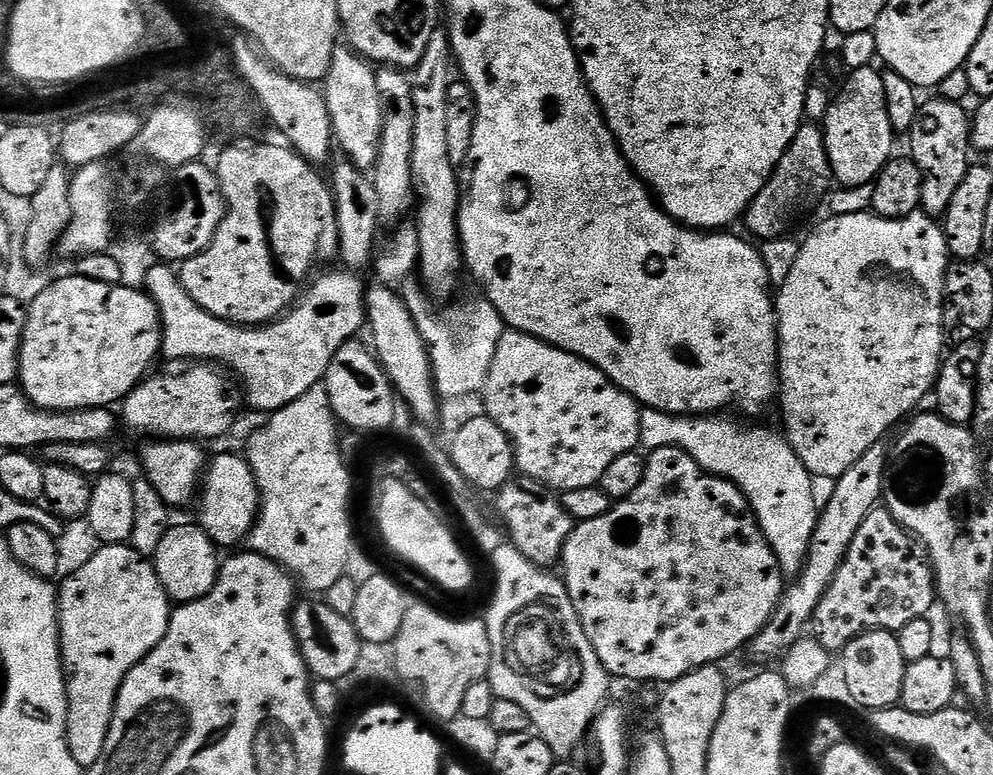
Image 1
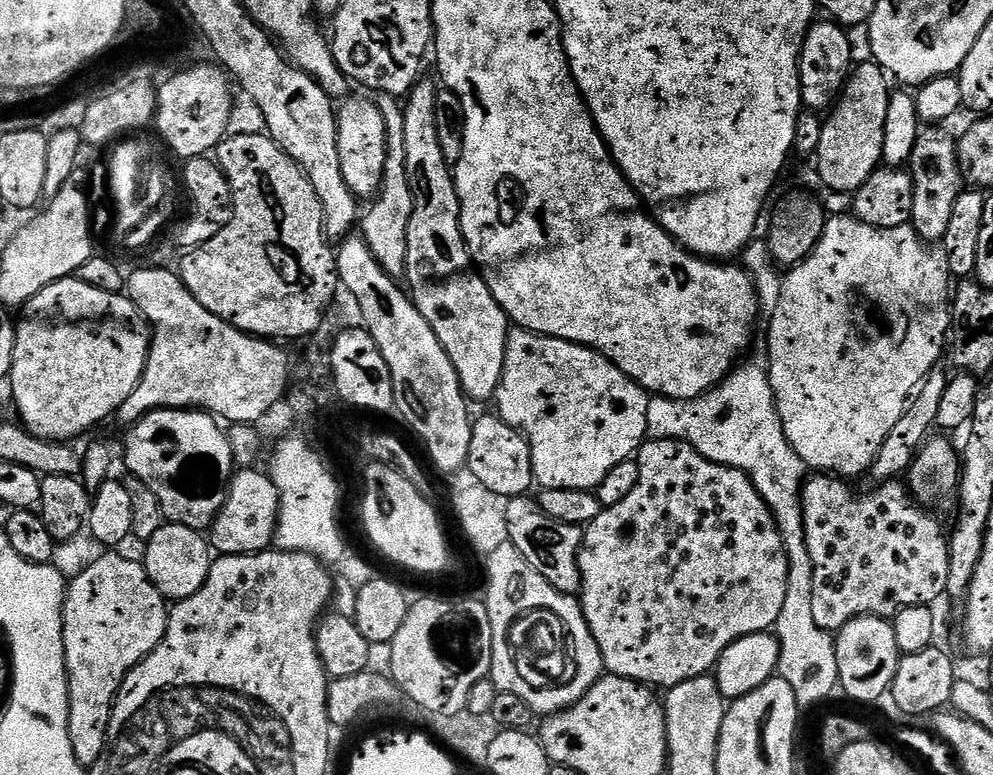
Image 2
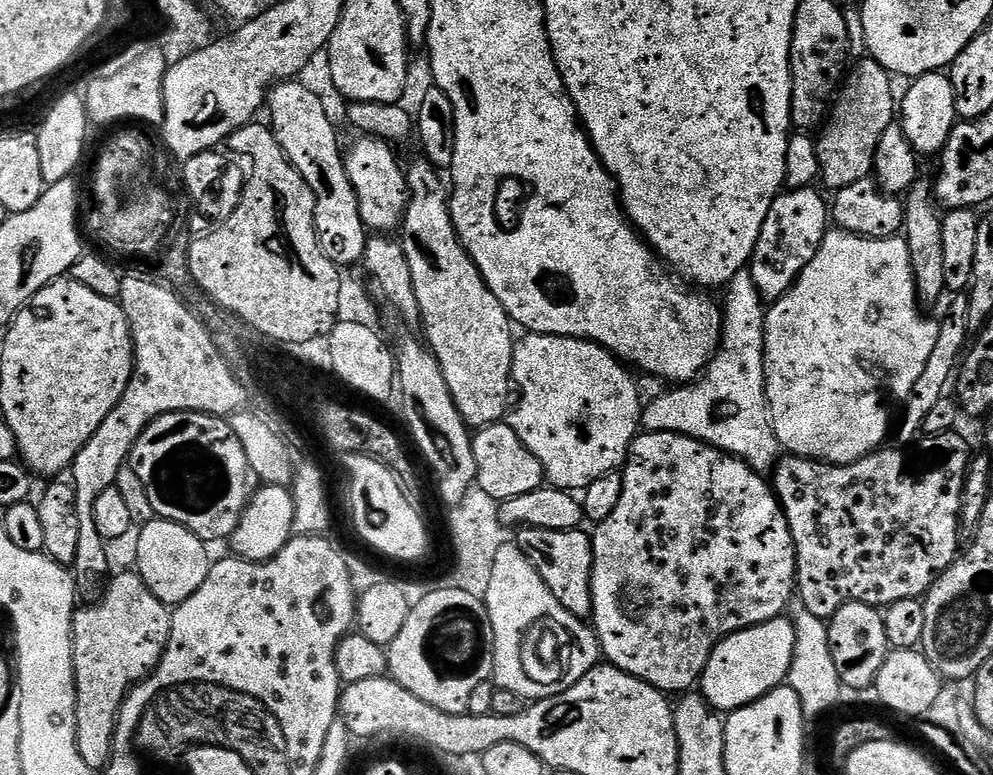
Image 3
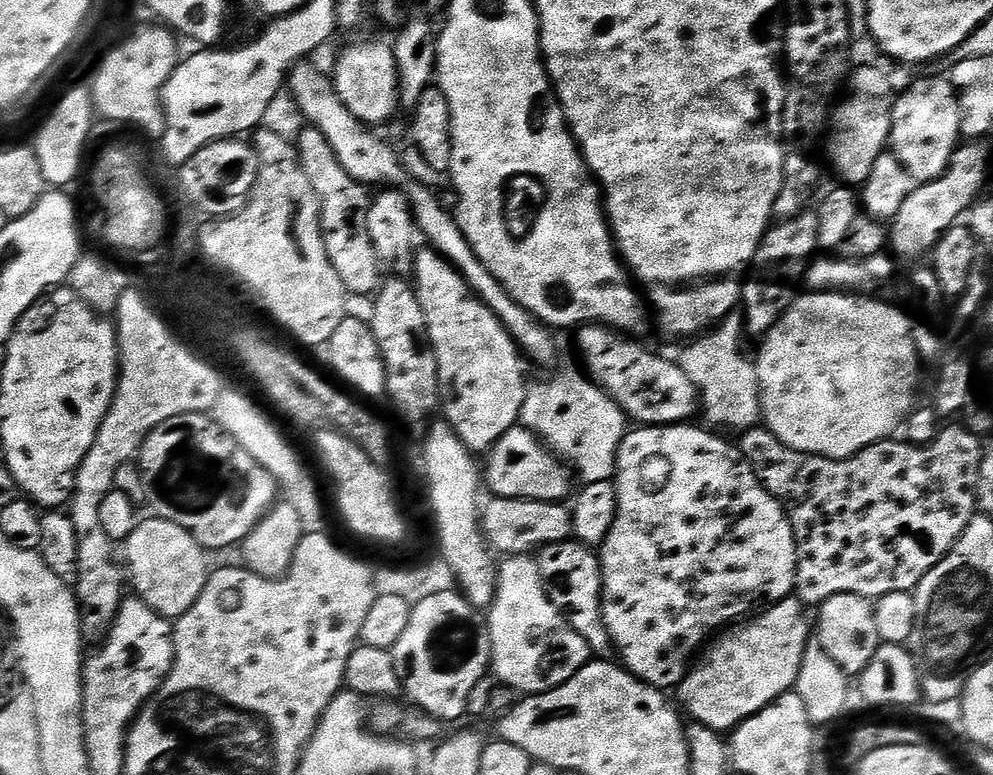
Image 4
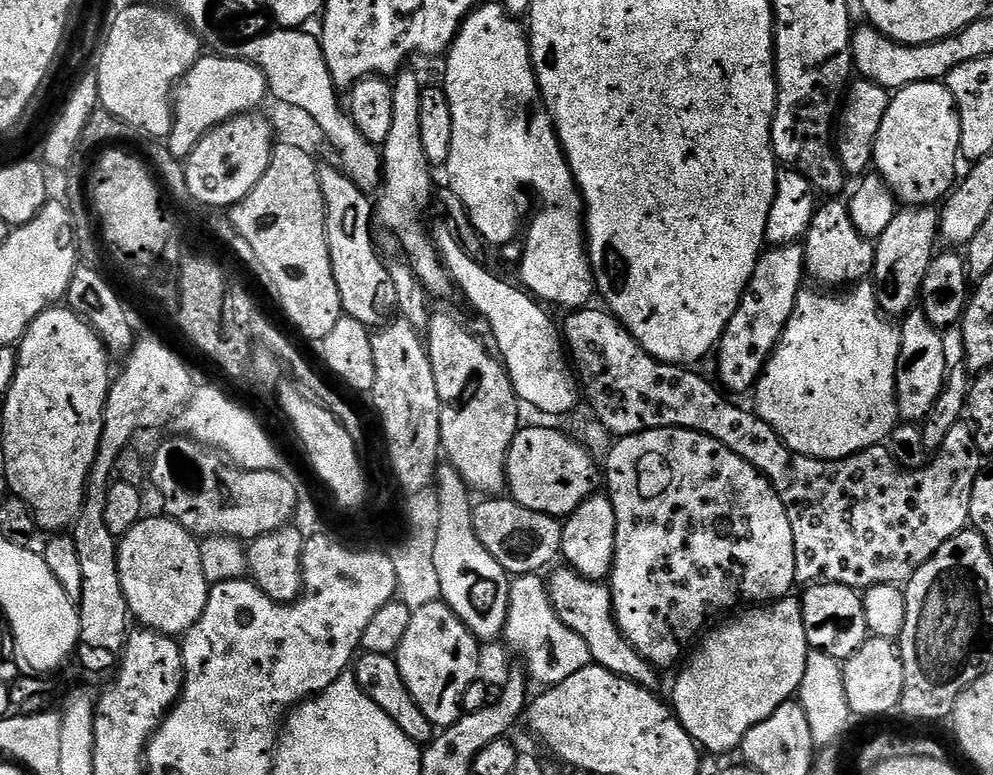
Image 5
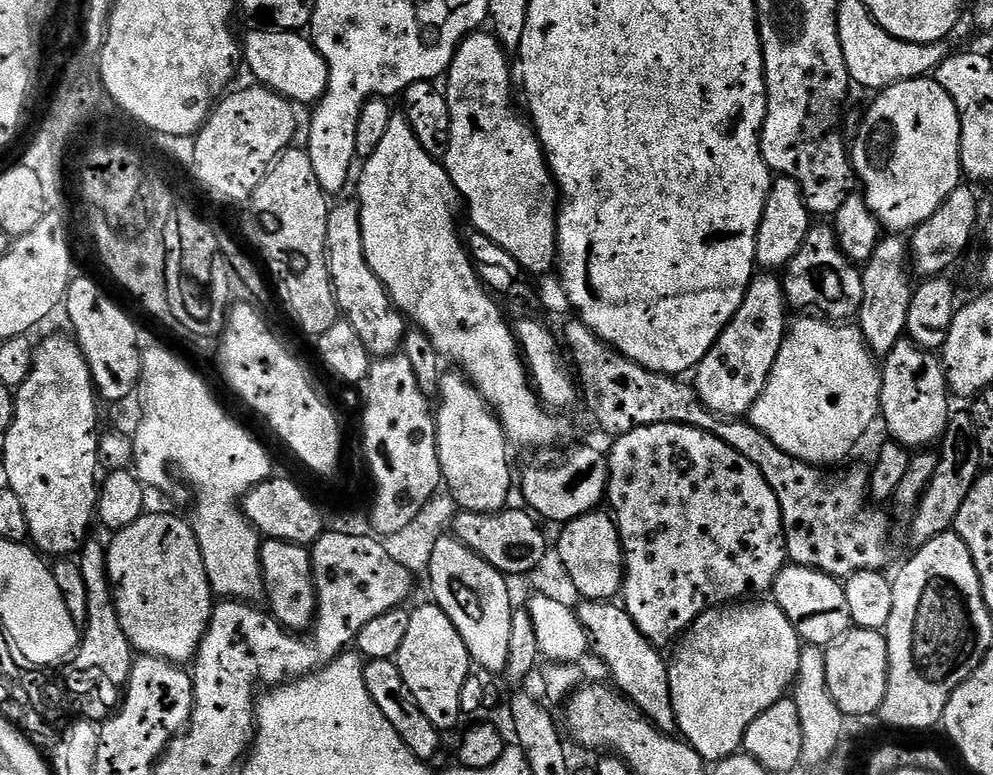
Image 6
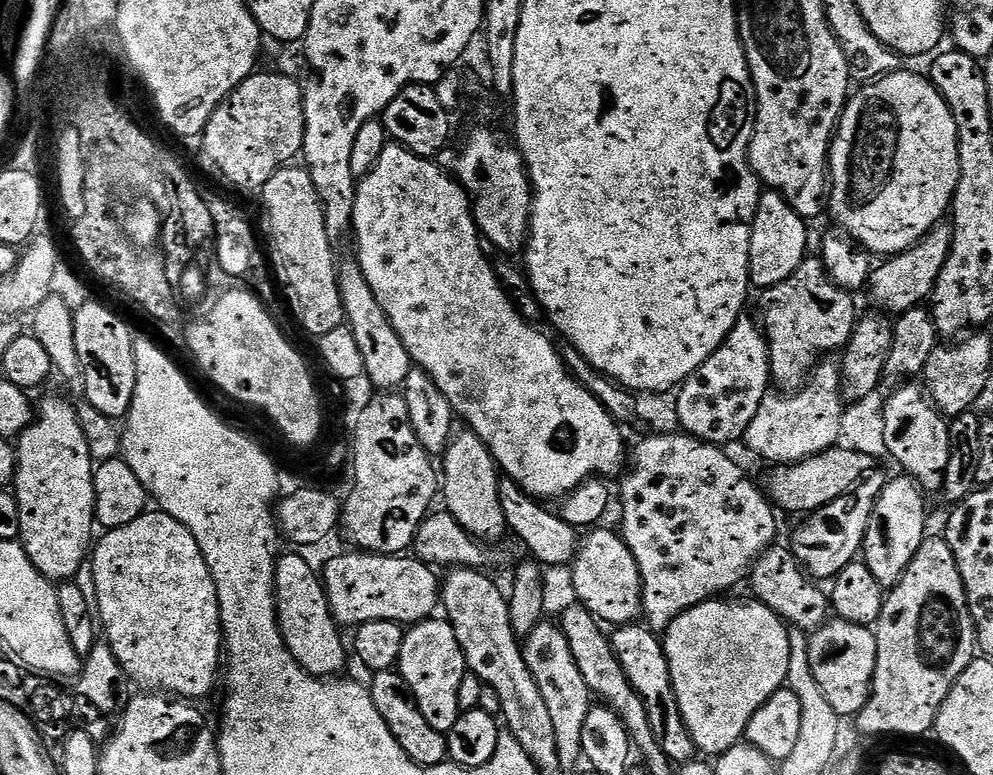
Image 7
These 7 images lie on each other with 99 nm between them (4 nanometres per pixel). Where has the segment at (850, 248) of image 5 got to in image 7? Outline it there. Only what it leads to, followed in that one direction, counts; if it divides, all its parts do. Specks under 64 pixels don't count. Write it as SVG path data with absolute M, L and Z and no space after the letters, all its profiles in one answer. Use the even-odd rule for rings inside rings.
M812 254L794 270L794 274L790 274L790 278L786 278L786 282L763 289L759 296L758 320L768 340L771 383L788 394L799 392L817 365L827 357L824 356L827 352L839 353L848 347L848 339L852 337L858 319L853 293L838 287L828 277L823 259Z

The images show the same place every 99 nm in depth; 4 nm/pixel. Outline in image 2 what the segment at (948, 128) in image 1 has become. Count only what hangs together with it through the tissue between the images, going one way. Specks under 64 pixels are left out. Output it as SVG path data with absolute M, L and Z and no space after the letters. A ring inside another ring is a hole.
M921 127L918 138L914 142L914 154L910 161L910 171L914 182L914 210L910 226L928 242L943 241L946 226L950 226L954 202L958 202L962 191L960 159L956 153L956 140L954 136L943 132L940 128L943 127Z

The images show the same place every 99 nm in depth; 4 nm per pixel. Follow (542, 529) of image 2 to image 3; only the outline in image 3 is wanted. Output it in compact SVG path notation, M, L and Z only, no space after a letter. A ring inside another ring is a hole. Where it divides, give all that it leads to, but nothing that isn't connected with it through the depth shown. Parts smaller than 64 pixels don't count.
M522 528L515 533L514 543L522 548L538 570L542 582L550 586L550 594L562 602L570 614L587 621L592 615L592 541L589 533L574 530L542 530Z

